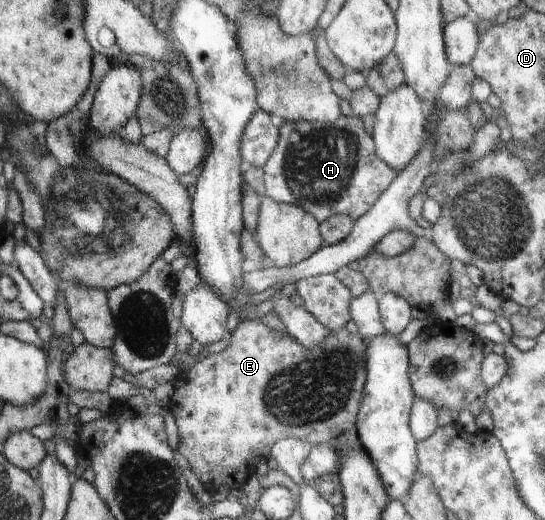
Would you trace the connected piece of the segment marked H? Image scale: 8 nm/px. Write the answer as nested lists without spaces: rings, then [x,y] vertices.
[[[340,116],[338,122],[332,122],[332,126],[316,126],[308,121],[283,121],[276,148],[263,166],[263,194],[279,203],[301,206],[319,223],[327,221],[332,215],[356,220],[372,208],[395,176],[395,172],[376,154],[373,138],[364,131],[360,117]]]

